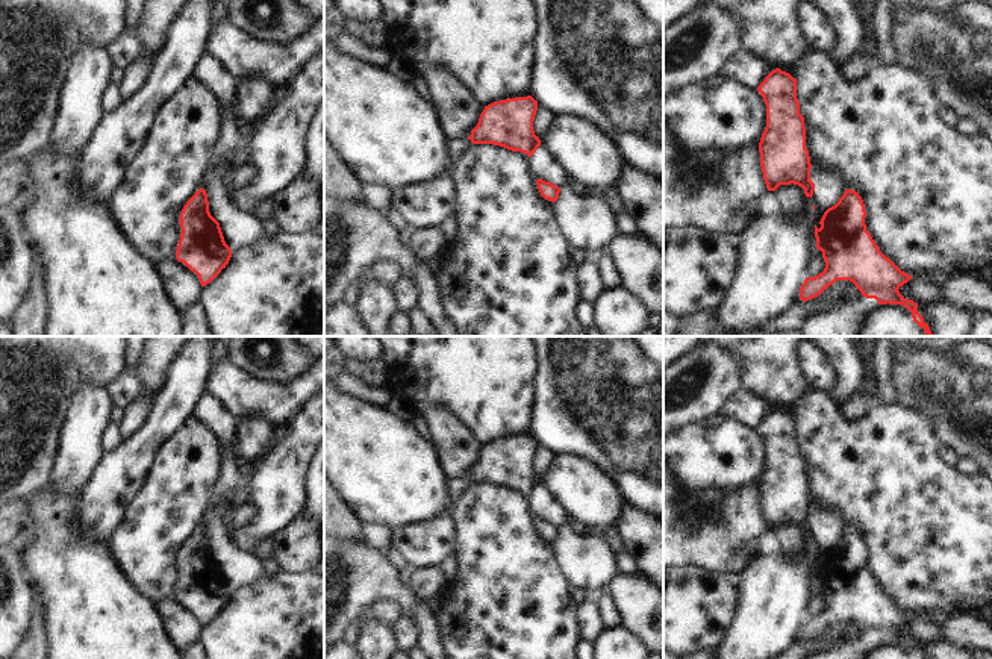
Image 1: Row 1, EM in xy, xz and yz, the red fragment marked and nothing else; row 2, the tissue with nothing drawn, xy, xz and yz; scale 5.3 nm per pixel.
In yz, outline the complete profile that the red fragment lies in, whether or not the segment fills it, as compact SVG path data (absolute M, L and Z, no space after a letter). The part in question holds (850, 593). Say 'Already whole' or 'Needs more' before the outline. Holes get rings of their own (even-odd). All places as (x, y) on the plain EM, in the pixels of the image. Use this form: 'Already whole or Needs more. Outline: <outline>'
Needs more. Outline: M845 529L839 541L828 547L818 568L815 565L816 588L822 591L825 607L815 617L806 617L800 627L800 639L807 641L822 633L836 620L850 620L862 632L862 636L853 641L815 653L807 659L865 659L866 654L878 644L903 644L912 651L913 659L924 659L918 651L918 642L907 639L900 633L900 627L907 623L912 615L901 611L889 597L886 597L865 564L865 544L859 532Z

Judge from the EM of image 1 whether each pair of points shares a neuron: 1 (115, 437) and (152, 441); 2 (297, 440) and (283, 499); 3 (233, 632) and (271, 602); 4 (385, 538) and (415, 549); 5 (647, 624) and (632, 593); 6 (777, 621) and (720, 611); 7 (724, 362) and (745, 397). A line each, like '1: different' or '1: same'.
1: different
2: same
3: same
4: different
5: same
6: different
7: different

